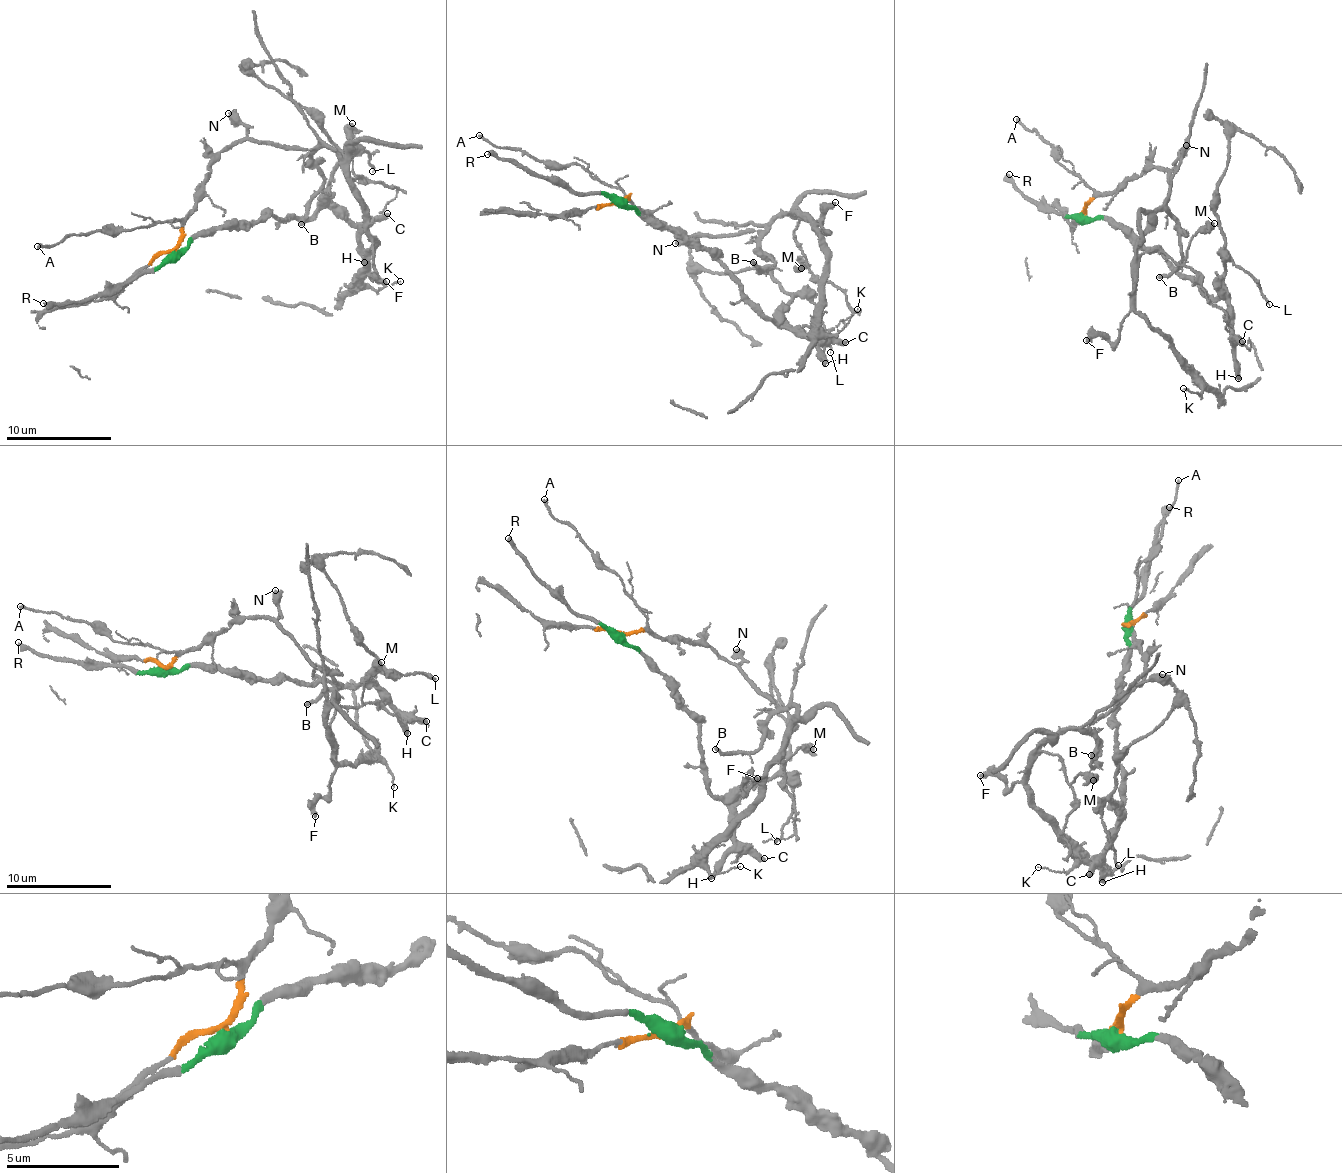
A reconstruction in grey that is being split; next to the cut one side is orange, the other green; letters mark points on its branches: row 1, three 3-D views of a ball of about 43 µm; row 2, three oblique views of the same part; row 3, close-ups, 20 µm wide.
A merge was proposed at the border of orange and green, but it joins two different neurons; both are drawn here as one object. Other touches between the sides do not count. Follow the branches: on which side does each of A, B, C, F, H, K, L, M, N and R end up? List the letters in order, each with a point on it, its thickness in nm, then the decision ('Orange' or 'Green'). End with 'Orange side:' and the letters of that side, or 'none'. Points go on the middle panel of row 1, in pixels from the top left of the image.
A: Place: (479, 135). Thickness 190 nm. Orange
B: Place: (753, 262). Thickness 240 nm. Orange
C: Place: (845, 342). Thickness 420 nm. Green
F: Place: (835, 202). Thickness 320 nm. Orange
H: Place: (825, 363). Thickness 360 nm. Green
K: Place: (857, 309). Thickness 100 nm. Orange
L: Place: (830, 352). Thickness 130 nm. Green
M: Place: (801, 268). Thickness 600 nm. Orange
N: Place: (675, 243). Thickness 480 nm. Orange
R: Place: (487, 154). Thickness 360 nm. Green
Orange side: A, B, F, K, M, N

